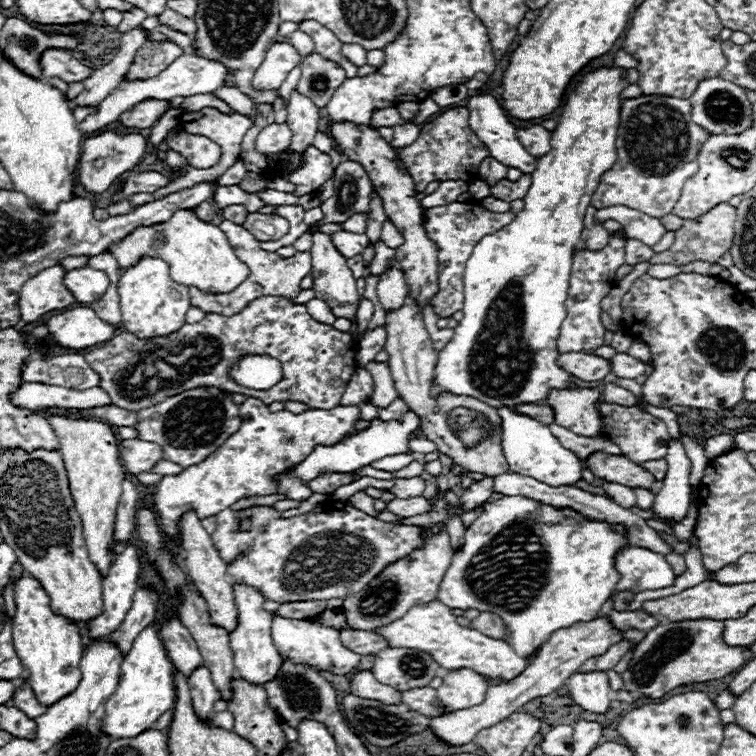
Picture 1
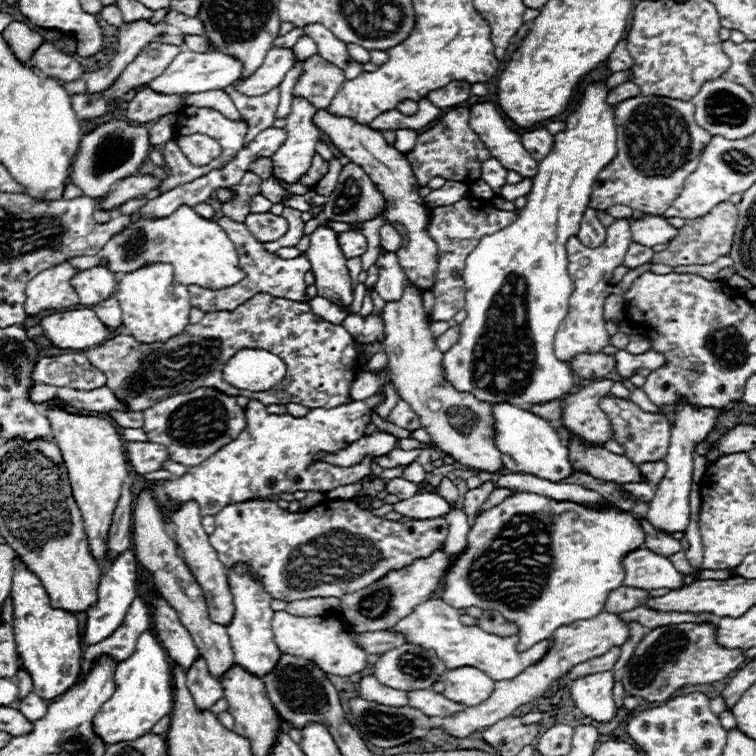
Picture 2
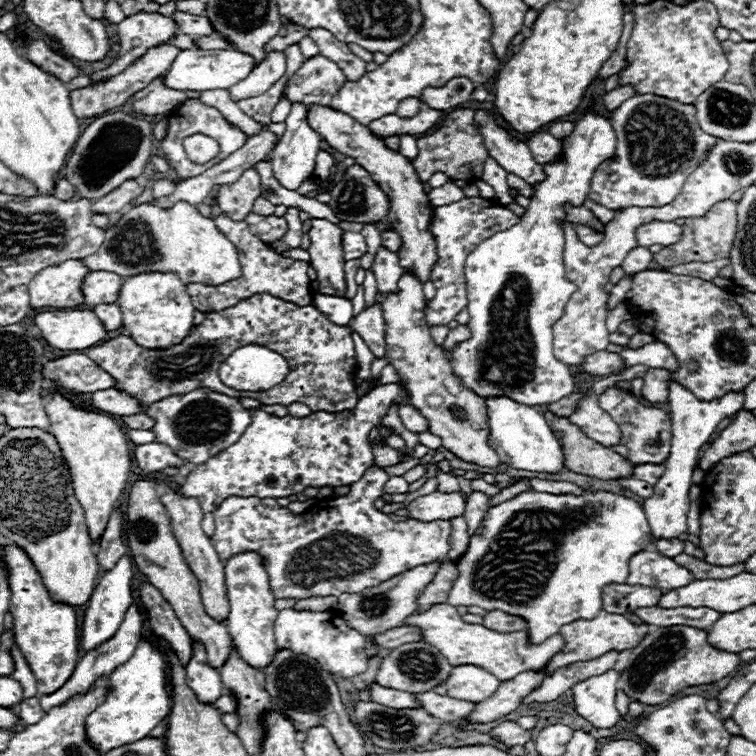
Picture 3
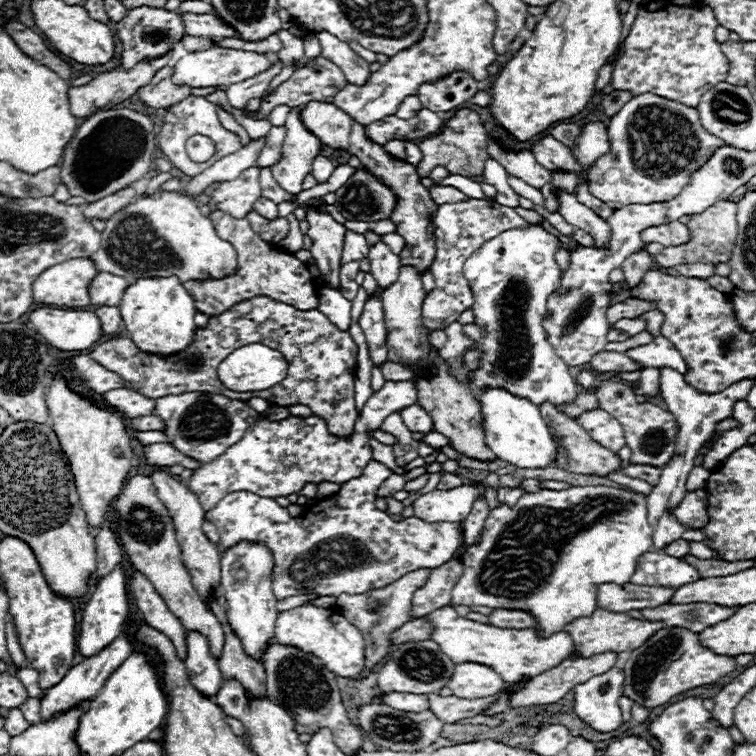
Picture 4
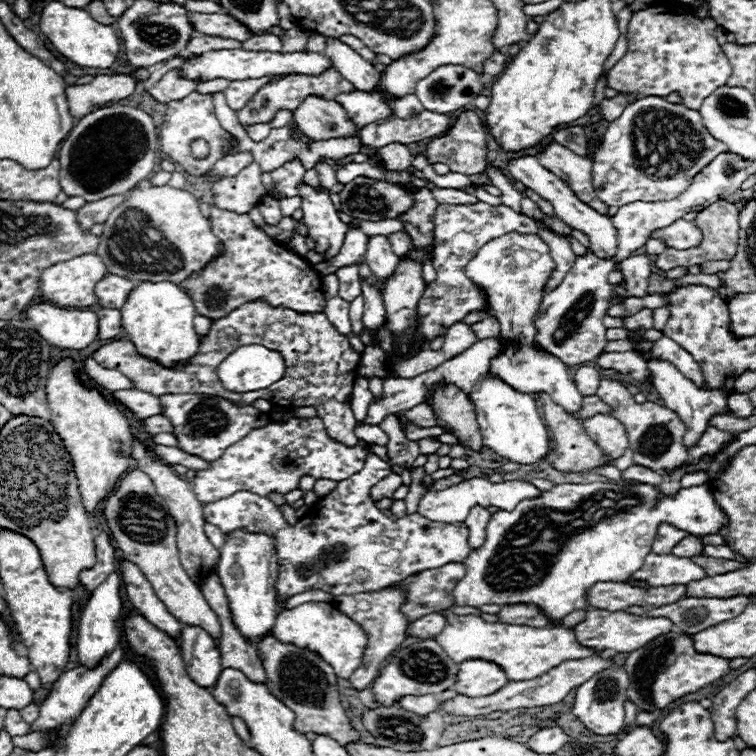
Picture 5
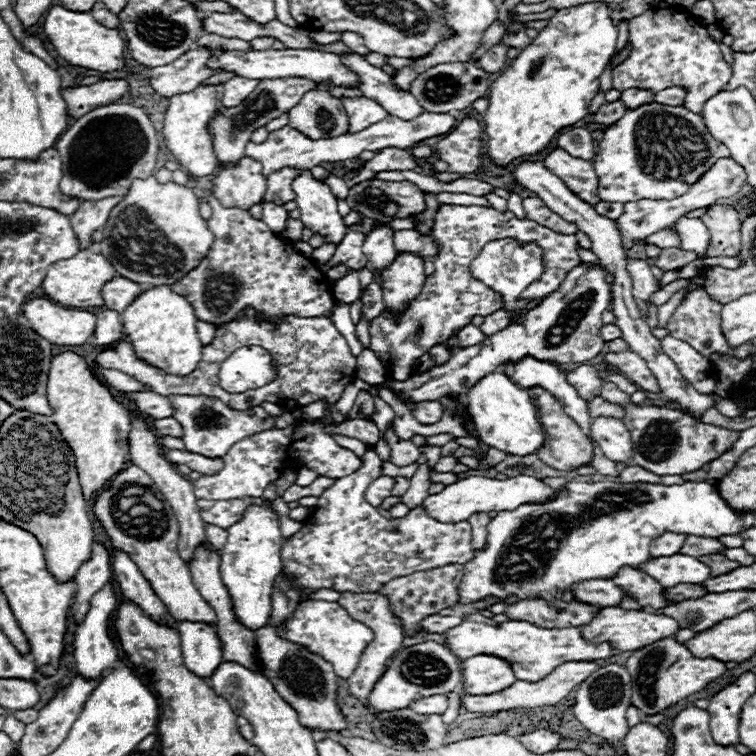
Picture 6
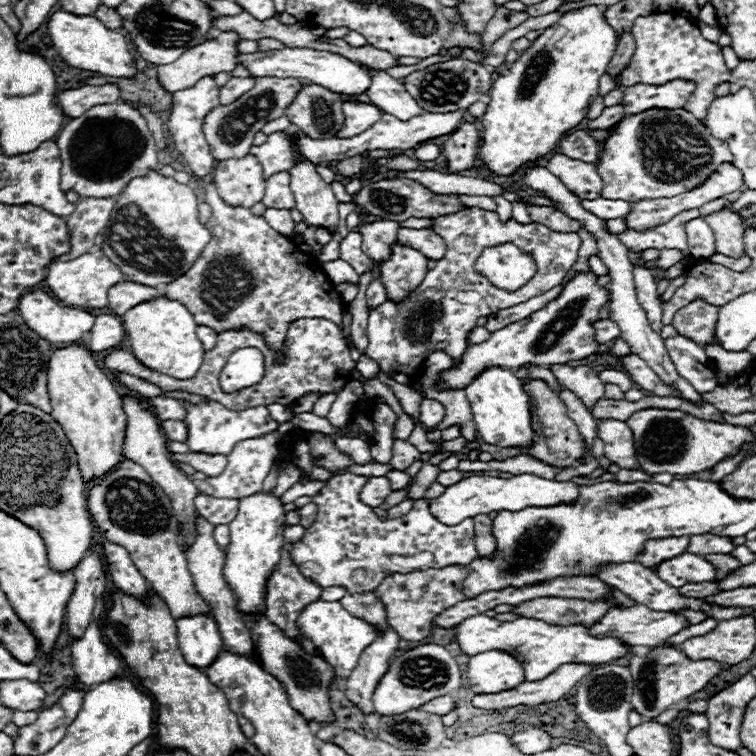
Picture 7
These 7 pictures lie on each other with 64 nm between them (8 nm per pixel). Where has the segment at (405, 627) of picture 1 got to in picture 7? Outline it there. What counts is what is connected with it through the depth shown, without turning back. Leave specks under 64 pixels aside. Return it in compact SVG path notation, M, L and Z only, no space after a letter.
M484 614L466 618L454 628L456 642L460 650L468 656L480 654L484 650L500 650L516 656L524 666L524 678L528 682L542 680L562 664L604 664L614 658L622 658L628 648L618 638L596 638L588 634L586 626L550 626L542 620L518 618L512 622L498 622Z

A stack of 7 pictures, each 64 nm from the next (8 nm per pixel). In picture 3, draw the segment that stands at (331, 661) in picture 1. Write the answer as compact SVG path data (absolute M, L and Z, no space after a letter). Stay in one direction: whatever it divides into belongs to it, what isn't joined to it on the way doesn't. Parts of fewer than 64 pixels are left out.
M280 610L274 620L274 636L278 648L292 648L292 652L312 656L326 672L334 672L334 676L352 678L356 674L362 674L368 666L364 636L360 636L360 632L352 630L342 618L332 612Z

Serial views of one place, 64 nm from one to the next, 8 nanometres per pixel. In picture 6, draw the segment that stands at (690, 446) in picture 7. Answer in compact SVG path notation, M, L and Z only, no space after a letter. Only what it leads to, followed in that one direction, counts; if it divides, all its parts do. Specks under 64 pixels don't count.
M608 380L602 382L600 396L612 404L620 404L626 412L622 420L624 420L624 426L630 430L632 444L634 444L632 462L650 472L656 472L658 476L686 474L686 472L700 470L704 464L722 456L740 436L740 432L726 430L720 426L694 424L692 418L682 414L680 410L660 408L660 406L638 406L632 402L624 404L624 392Z

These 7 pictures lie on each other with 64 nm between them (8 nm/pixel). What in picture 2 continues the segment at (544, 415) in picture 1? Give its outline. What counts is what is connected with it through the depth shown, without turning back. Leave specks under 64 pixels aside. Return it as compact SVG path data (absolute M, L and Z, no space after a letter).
M552 400L552 402L546 402L546 404L534 404L534 406L530 406L528 410L536 412L536 416L552 422L552 426L560 426L562 408L560 408L560 402L558 402L558 400Z

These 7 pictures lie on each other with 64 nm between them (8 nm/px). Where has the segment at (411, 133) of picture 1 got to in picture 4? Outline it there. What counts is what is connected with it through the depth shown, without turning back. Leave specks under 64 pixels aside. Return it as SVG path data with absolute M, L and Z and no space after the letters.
M408 140L408 142L404 142L404 146L406 146L406 160L410 162L410 164L418 164L420 162L420 158L422 158L422 152L420 152L420 148L412 142L412 140Z

